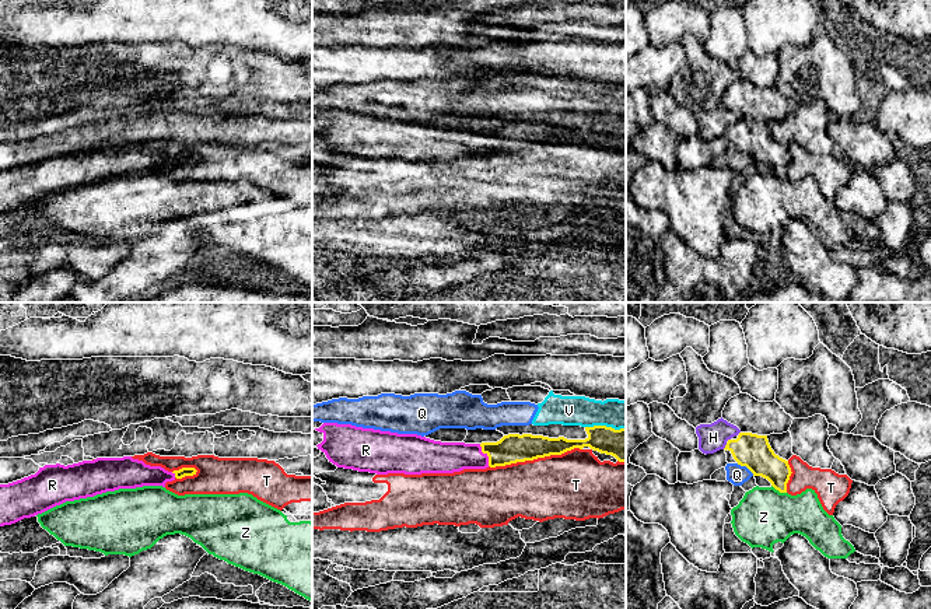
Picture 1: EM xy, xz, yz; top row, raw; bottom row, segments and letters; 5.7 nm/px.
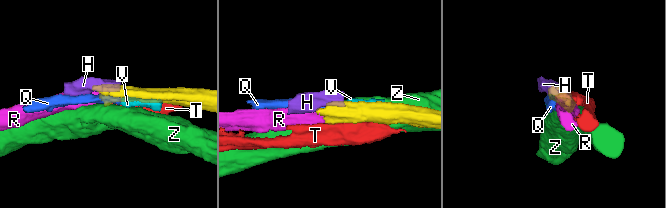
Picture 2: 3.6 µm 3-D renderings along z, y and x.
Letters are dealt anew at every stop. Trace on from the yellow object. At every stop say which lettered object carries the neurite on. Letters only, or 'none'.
R

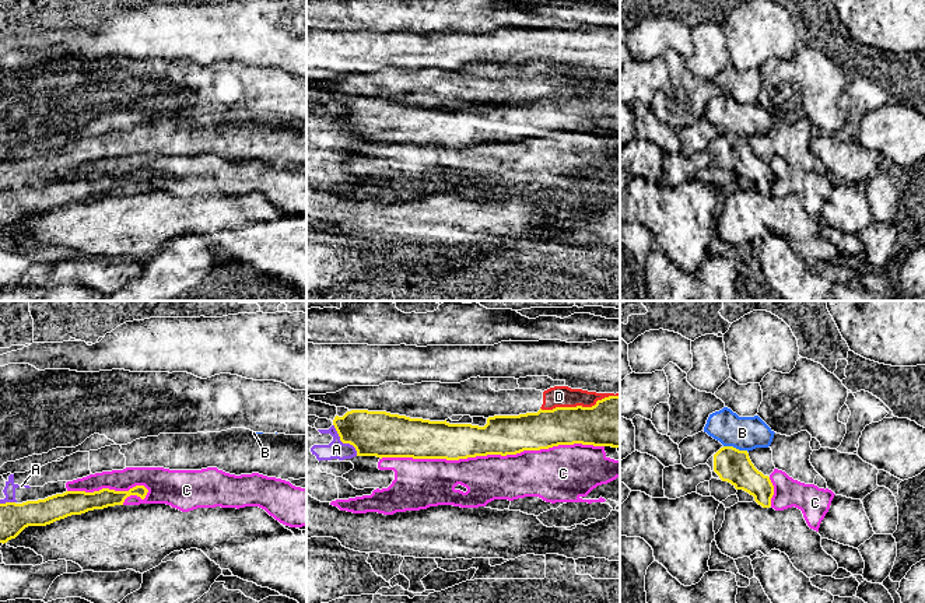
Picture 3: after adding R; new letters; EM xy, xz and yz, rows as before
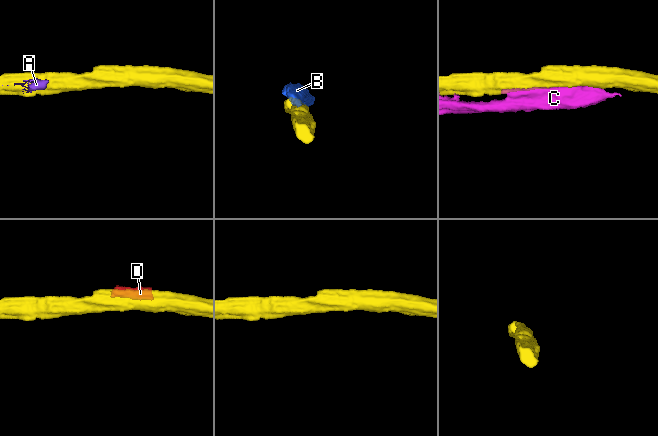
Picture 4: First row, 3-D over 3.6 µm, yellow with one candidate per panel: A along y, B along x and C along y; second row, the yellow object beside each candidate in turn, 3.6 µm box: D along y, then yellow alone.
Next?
none

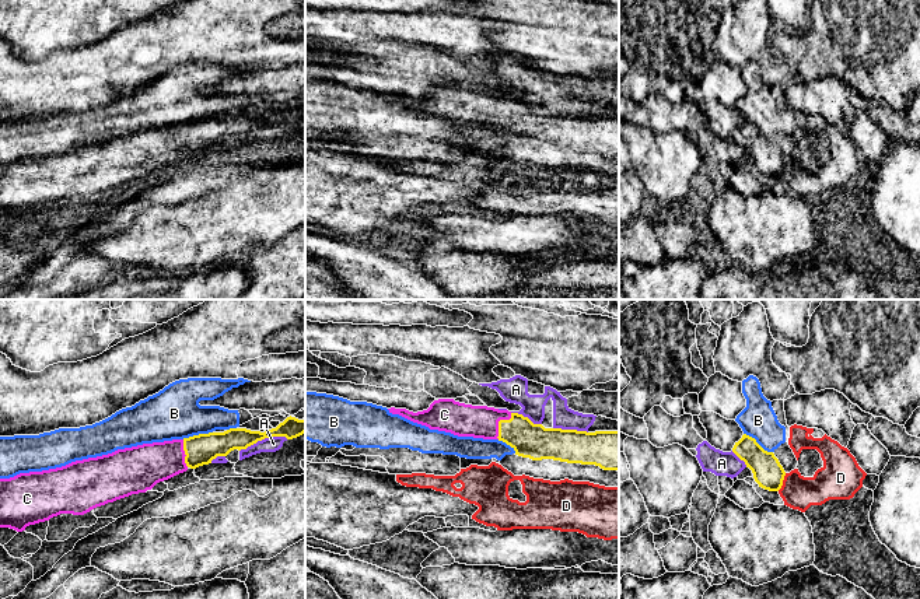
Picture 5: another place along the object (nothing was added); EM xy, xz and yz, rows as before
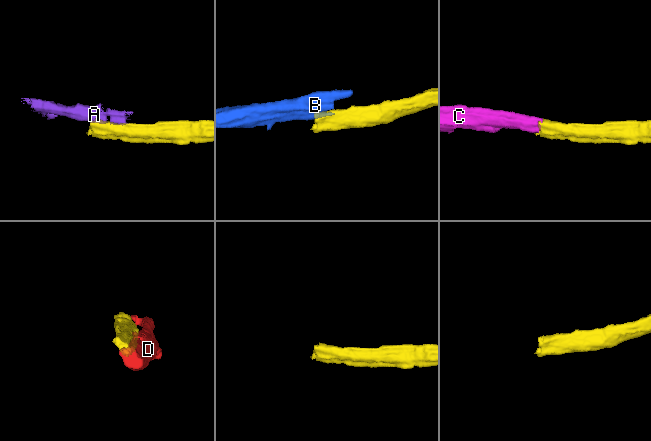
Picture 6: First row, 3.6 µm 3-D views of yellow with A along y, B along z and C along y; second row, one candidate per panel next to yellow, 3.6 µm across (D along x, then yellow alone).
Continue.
C

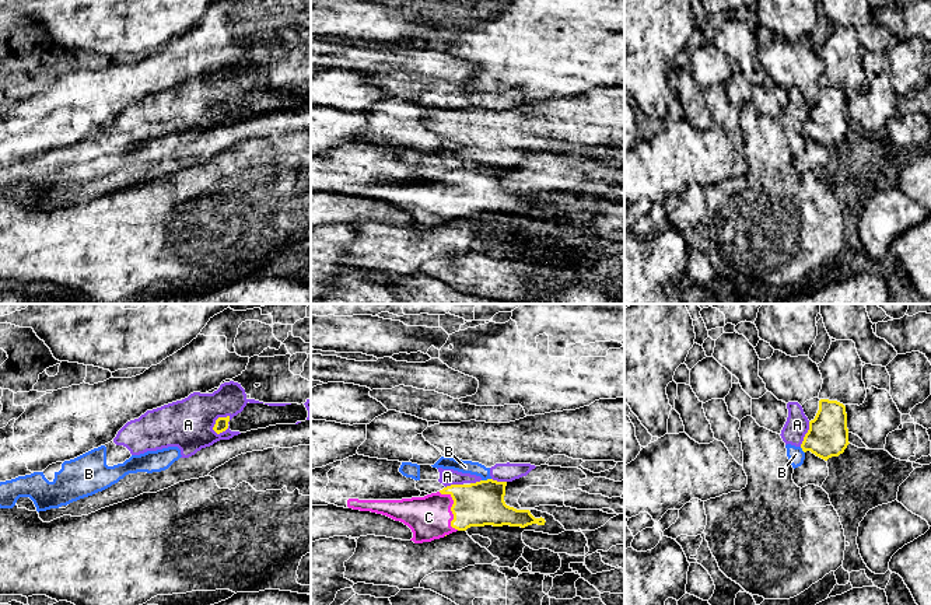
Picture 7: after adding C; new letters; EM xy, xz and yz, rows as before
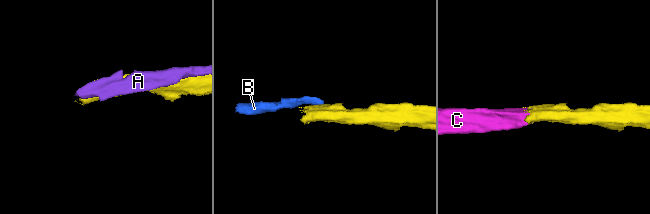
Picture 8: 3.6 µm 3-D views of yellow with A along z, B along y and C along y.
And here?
C

